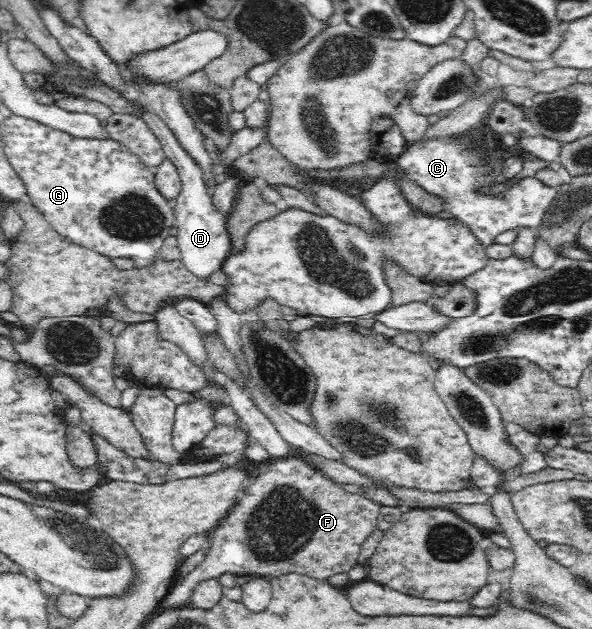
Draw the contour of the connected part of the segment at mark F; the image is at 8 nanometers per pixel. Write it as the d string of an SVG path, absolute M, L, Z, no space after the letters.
M299 457L277 458L265 473L261 473L253 483L244 489L245 497L237 501L220 525L209 531L209 553L205 553L203 561L188 574L183 581L163 591L161 609L175 609L188 605L195 586L202 581L220 577L225 573L259 575L277 577L290 573L298 573L313 579L325 581L341 571L349 571L357 565L362 544L365 539L377 530L378 515L381 504L375 503L360 494L347 493L337 483L328 479L320 471L315 471L309 463Z

